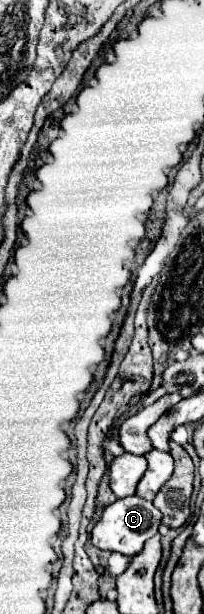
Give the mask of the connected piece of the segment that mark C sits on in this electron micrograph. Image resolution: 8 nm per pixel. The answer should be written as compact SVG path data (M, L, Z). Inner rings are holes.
M124 497L114 501L112 505L108 505L100 517L100 521L96 523L96 527L92 529L92 543L98 549L104 551L118 551L122 555L134 557L142 551L146 539L154 537L158 533L162 521L162 513L152 505L152 501L146 501L142 497Z

